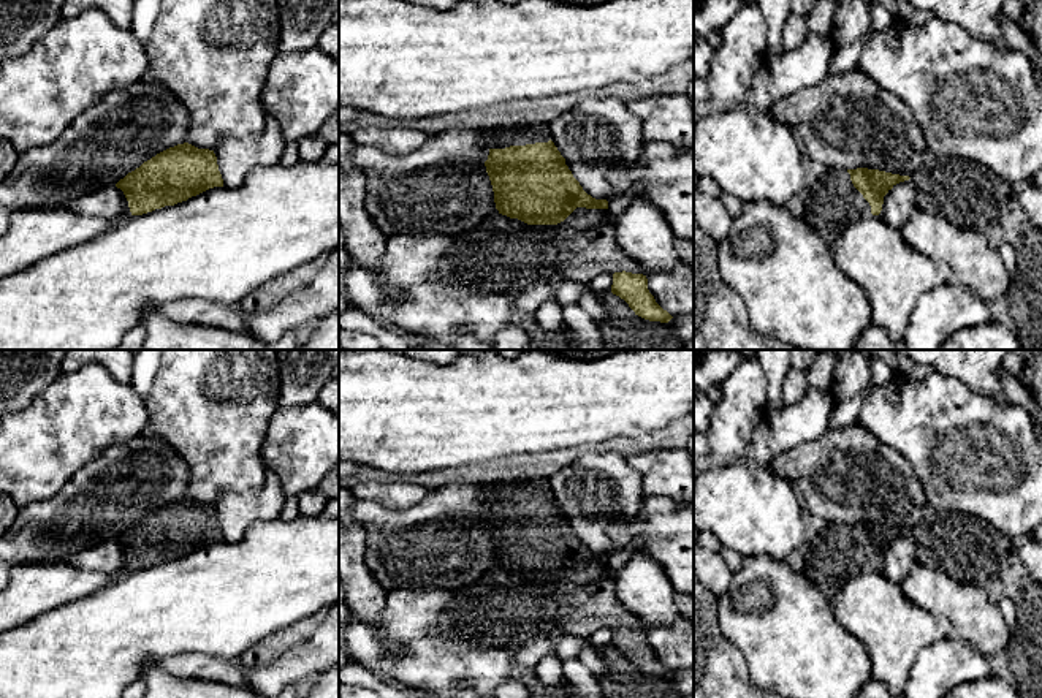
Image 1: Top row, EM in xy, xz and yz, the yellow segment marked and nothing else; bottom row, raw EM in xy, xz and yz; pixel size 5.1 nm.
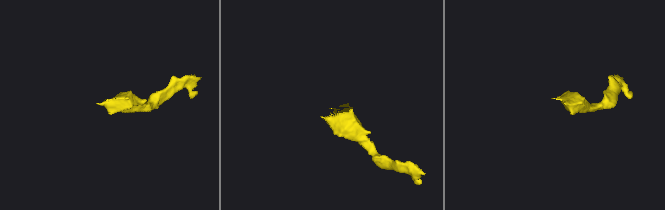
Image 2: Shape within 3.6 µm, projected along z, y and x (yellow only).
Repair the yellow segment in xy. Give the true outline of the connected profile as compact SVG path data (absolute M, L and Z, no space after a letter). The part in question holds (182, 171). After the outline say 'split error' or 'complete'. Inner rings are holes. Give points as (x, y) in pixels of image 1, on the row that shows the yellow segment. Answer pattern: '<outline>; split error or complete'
M184 142L144 161L116 187L124 192L131 215L143 215L223 187L223 179L214 150Z; complete

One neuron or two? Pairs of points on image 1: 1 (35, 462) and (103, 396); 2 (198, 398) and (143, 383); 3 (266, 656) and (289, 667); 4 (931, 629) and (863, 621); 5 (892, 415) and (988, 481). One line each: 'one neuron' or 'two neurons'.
1: one neuron
2: two neurons
3: two neurons
4: one neuron
5: one neuron

